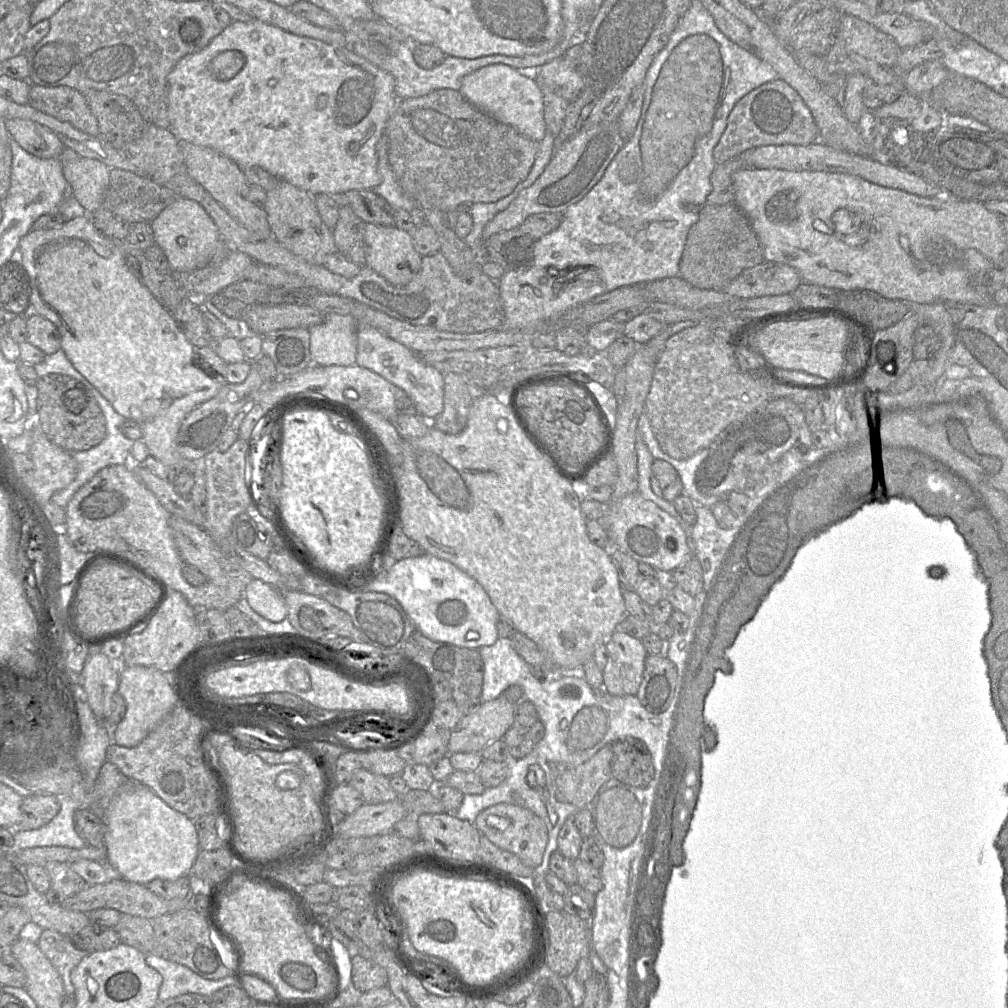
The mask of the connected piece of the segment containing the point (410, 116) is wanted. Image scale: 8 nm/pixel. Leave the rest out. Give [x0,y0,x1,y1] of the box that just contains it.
[384,88,540,212]

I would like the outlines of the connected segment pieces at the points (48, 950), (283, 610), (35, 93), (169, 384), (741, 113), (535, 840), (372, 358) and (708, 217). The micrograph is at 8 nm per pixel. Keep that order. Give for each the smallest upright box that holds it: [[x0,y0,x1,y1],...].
[[38,929,90,997],[244,579,288,622],[28,84,100,135],[17,214,222,473],[713,79,818,164],[474,804,548,870],[356,323,444,421],[678,202,764,290]]

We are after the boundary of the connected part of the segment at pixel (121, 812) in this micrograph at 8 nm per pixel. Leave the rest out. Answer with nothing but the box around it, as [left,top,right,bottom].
[104,785,200,885]

